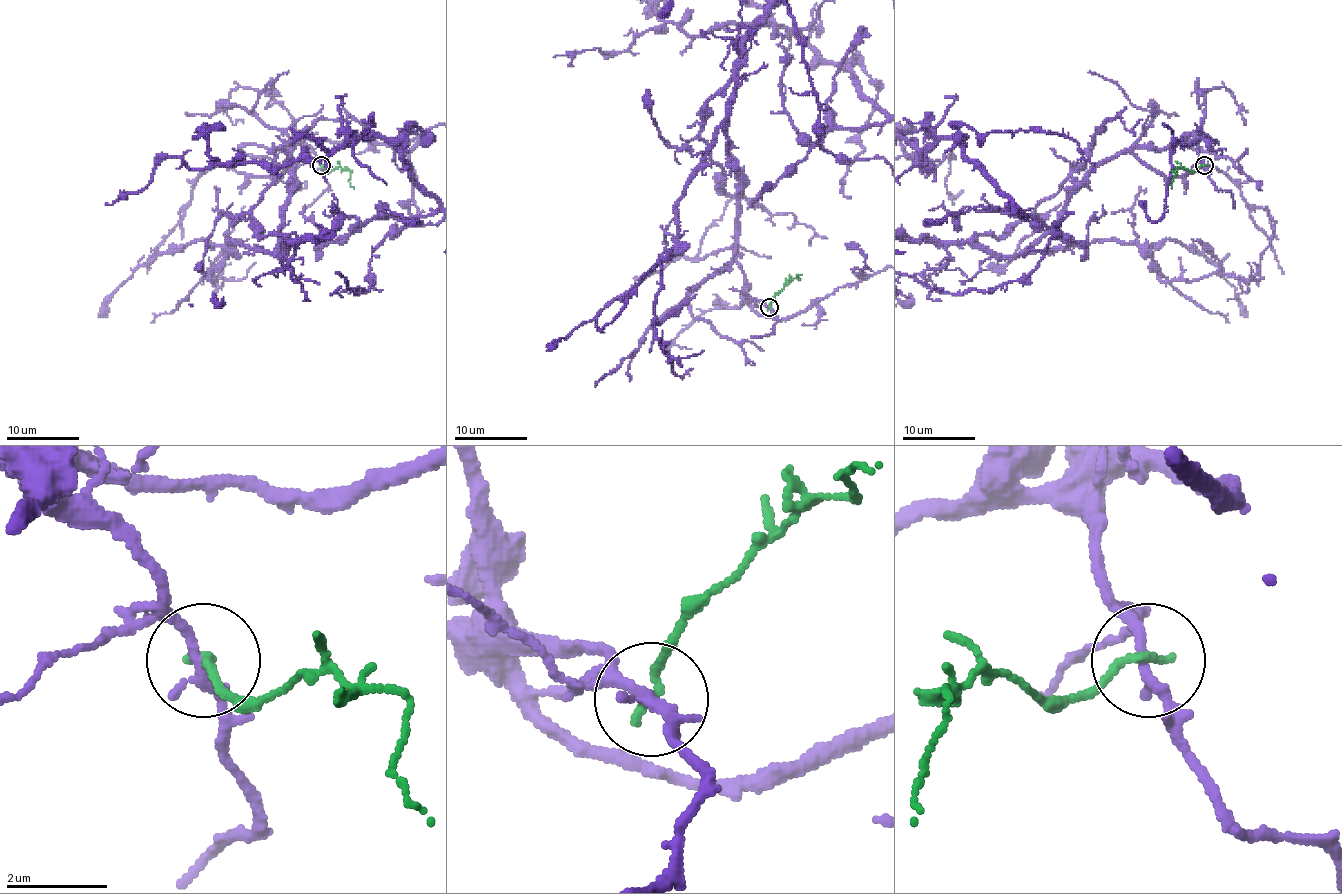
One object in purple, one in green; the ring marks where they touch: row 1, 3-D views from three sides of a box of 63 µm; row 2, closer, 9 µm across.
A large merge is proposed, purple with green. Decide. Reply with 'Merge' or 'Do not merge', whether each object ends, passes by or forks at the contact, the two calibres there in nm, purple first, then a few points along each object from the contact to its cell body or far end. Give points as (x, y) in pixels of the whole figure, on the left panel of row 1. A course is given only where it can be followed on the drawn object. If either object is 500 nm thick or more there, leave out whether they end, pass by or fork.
Do not merge. At the ring purple passes by. At the ring green ends. Thickness 220 nm (purple) against 170 nm. Course of green: (321, 165), (326, 170), (345, 168), (350, 172), (348, 181), (354, 188)

